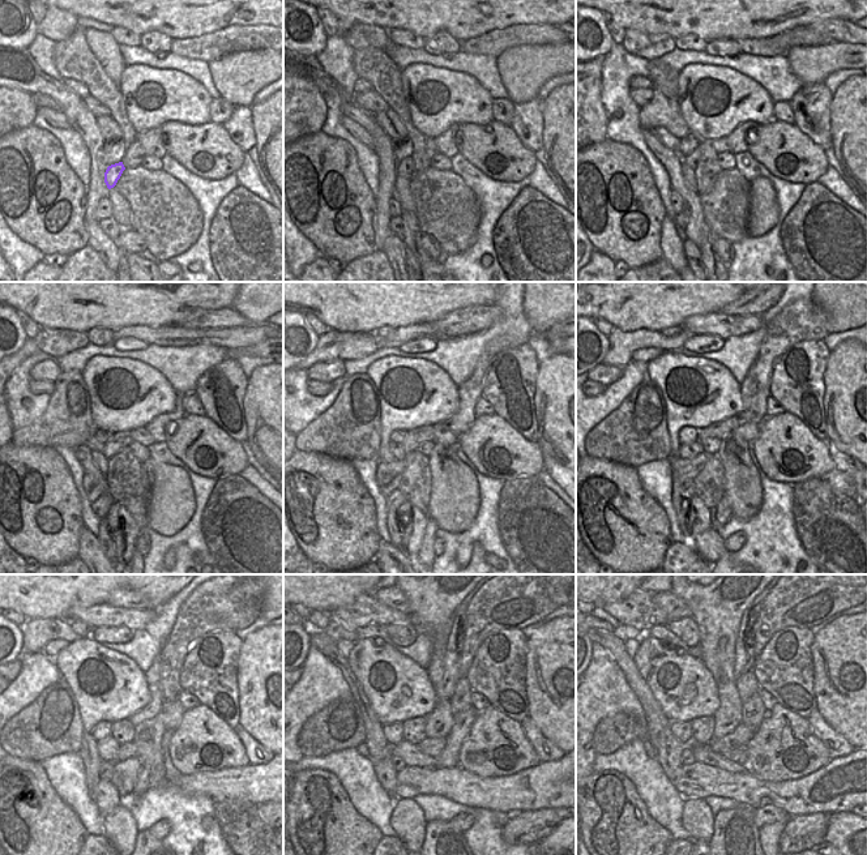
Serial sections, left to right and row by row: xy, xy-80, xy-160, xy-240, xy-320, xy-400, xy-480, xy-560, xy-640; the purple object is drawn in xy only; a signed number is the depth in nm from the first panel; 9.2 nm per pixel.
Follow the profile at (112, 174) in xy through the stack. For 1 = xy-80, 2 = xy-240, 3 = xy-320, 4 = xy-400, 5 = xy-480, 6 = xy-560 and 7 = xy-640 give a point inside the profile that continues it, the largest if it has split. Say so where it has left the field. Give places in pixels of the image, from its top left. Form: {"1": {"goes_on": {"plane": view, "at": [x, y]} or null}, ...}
{"1": {"goes_on": {"plane": "xy-80", "at": [405, 169]}}, "2": {"goes_on": {"plane": "xy-240", "at": [118, 440]}}, "3": {"goes_on": {"plane": "xy-320", "at": [414, 437]}}, "4": {"goes_on": {"plane": "xy-400", "at": [720, 430]}}, "5": {"goes_on": {"plane": "xy-480", "at": [153, 675]}}, "6": {"goes_on": {"plane": "xy-560", "at": [452, 672]}}, "7": {"goes_on": {"plane": "xy-640", "at": [744, 658]}}}

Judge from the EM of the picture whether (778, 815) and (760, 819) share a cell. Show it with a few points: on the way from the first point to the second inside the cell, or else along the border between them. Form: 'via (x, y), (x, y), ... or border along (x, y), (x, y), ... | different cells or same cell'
via (774, 815), (764, 815) | same cell

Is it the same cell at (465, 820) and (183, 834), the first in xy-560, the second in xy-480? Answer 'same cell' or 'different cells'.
different cells

